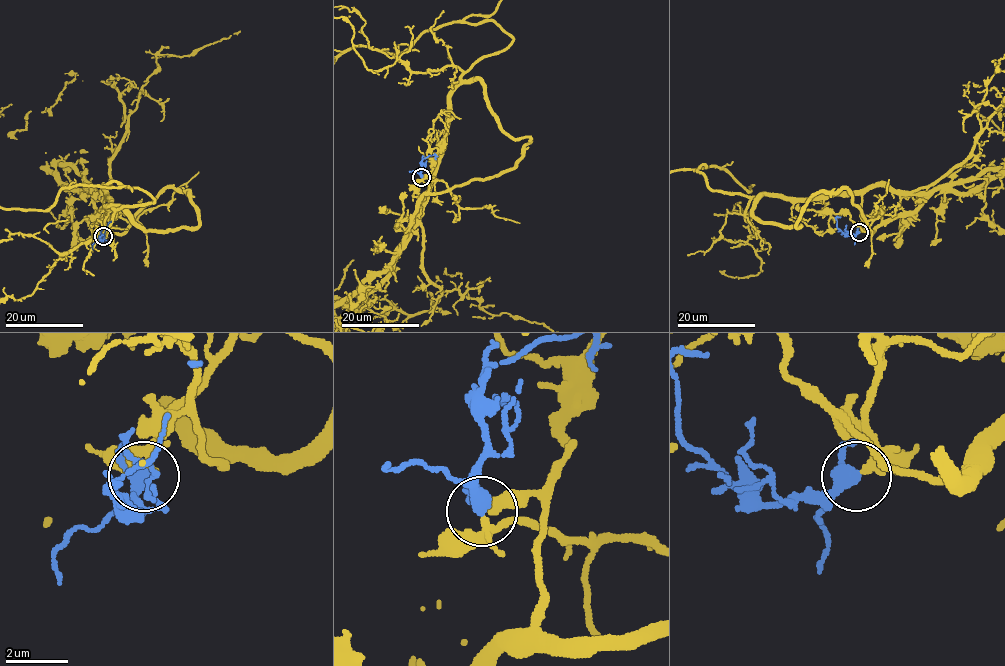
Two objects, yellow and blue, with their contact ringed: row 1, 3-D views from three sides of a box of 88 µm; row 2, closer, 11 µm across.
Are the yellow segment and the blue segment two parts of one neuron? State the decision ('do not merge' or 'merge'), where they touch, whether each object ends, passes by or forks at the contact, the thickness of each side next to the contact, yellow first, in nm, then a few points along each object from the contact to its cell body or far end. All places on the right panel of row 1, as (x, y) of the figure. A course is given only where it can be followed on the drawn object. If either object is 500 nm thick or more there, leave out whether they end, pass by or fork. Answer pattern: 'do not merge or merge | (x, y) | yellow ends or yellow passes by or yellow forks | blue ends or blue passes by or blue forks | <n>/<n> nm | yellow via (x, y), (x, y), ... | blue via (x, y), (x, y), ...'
merge | (859, 232) | yellow forks | blue passes by | 150/360 nm | yellow via (859, 231), (847, 213), (825, 211), (813, 198), (713, 190), (703, 165) | blue via (859, 232), (845, 235), (837, 228), (836, 217), (840, 216)

